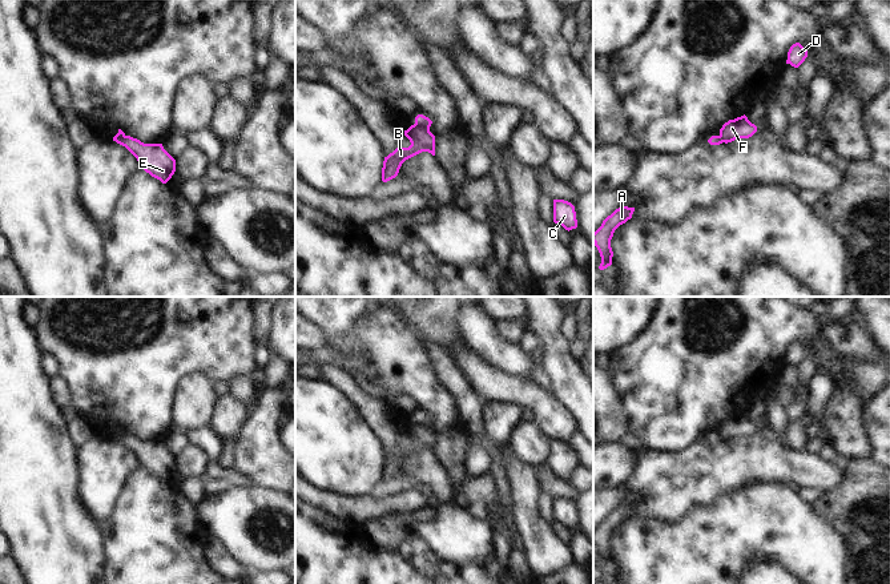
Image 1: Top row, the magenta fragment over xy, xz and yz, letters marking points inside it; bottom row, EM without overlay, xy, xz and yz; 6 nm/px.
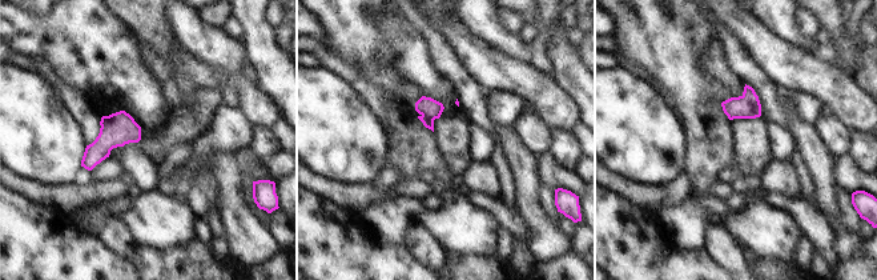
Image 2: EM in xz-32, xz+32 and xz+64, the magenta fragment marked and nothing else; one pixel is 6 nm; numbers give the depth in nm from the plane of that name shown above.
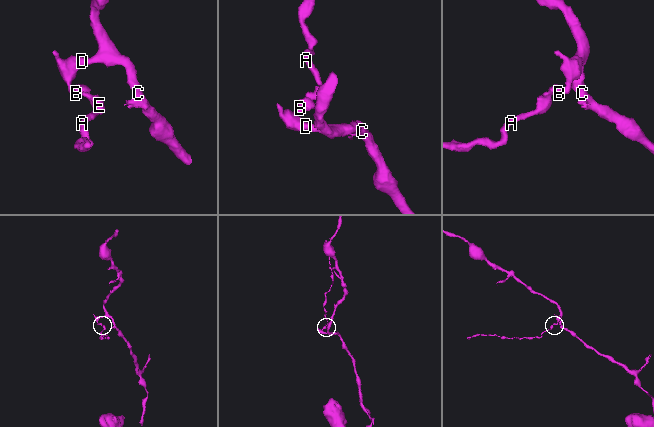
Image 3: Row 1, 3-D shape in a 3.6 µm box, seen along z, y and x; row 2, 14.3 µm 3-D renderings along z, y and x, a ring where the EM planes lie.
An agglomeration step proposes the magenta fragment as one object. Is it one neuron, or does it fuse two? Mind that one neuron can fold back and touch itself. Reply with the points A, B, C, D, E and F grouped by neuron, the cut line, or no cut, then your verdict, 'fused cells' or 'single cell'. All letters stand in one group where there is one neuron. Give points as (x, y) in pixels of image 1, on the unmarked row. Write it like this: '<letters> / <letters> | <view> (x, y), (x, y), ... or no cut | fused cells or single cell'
A E / B C D F | xz (414, 422), (422, 423), (429, 429) | fused cells

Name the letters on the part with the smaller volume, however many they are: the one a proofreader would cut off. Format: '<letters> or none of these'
A, E.

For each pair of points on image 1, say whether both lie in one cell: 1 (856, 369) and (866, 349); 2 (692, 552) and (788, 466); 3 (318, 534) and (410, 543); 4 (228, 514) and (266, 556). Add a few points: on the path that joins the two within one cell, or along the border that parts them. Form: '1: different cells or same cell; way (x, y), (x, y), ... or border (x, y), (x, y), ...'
1: different cells; border (832, 347), (849, 359), (866, 359), (876, 353)
2: different cells; border (788, 484), (750, 482), (740, 487)
3: different cells; border (397, 554), (417, 570)
4: same cell; way (238, 524), (256, 546)

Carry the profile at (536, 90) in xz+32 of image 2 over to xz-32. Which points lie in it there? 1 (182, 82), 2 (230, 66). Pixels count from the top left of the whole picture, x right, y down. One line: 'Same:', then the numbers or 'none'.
Same: none

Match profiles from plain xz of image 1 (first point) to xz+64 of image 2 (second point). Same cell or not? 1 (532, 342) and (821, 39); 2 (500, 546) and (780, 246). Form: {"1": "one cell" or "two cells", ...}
{"1": "one cell", "2": "two cells"}

